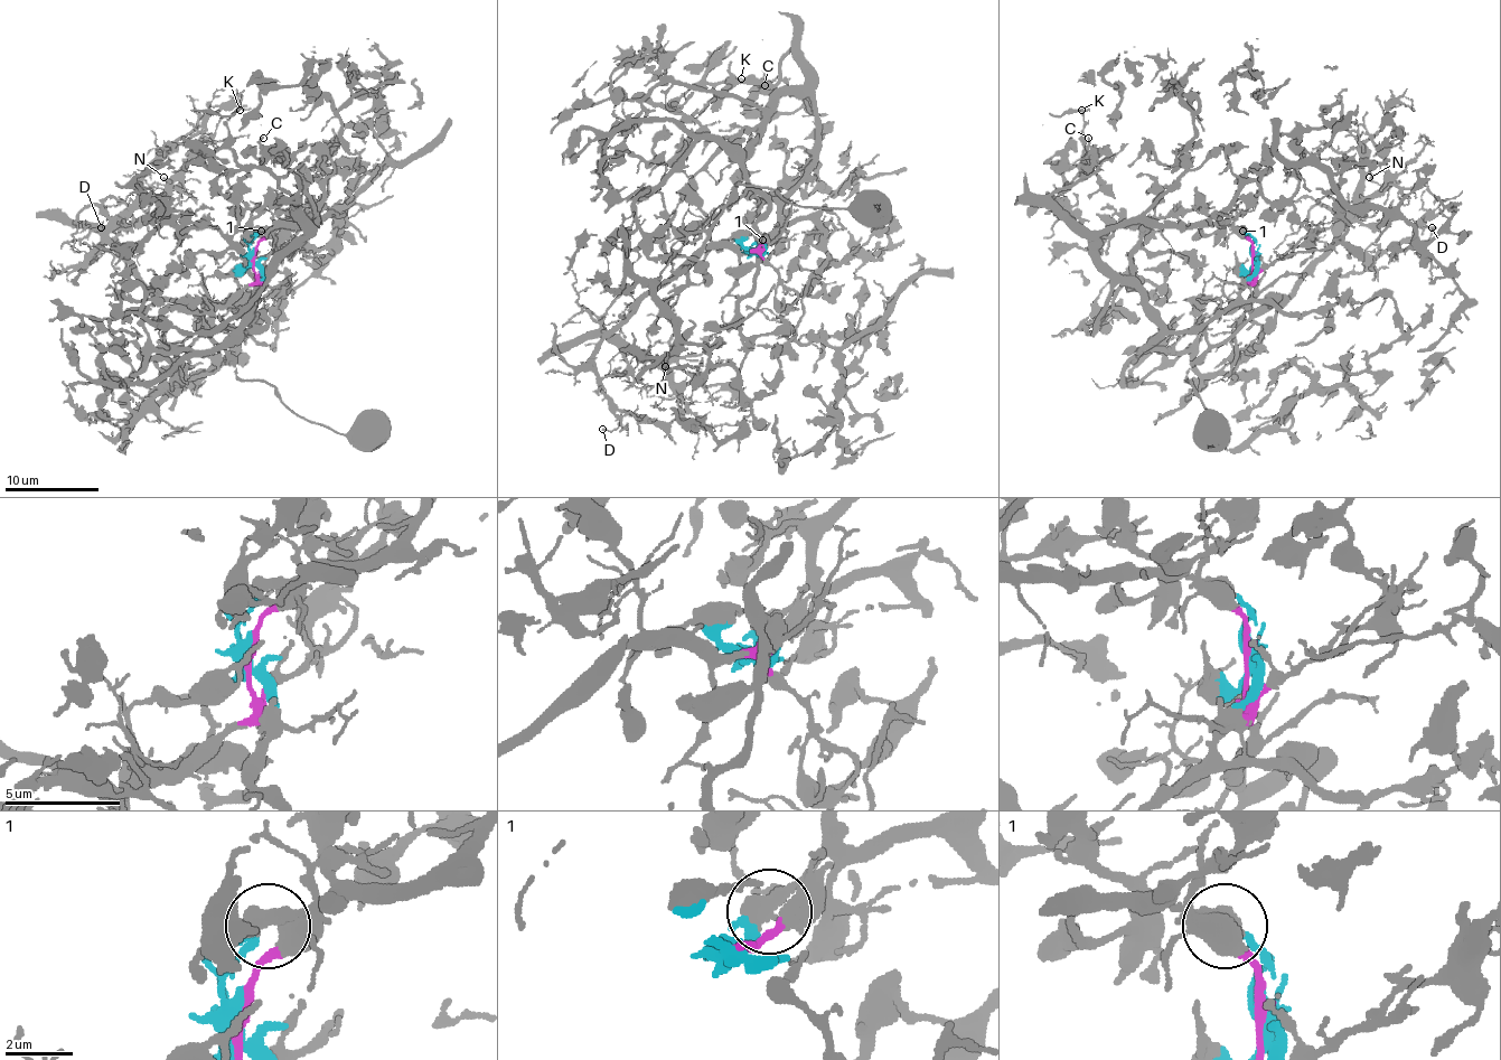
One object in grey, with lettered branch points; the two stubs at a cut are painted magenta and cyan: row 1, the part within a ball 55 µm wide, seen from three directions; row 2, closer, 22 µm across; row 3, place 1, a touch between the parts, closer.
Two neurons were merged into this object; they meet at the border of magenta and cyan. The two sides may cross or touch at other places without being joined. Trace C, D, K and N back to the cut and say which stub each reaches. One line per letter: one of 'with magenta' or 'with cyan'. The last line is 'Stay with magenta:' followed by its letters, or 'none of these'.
C: with cyan
D: with magenta
K: with cyan
N: with magenta
Stay with magenta: D, N

